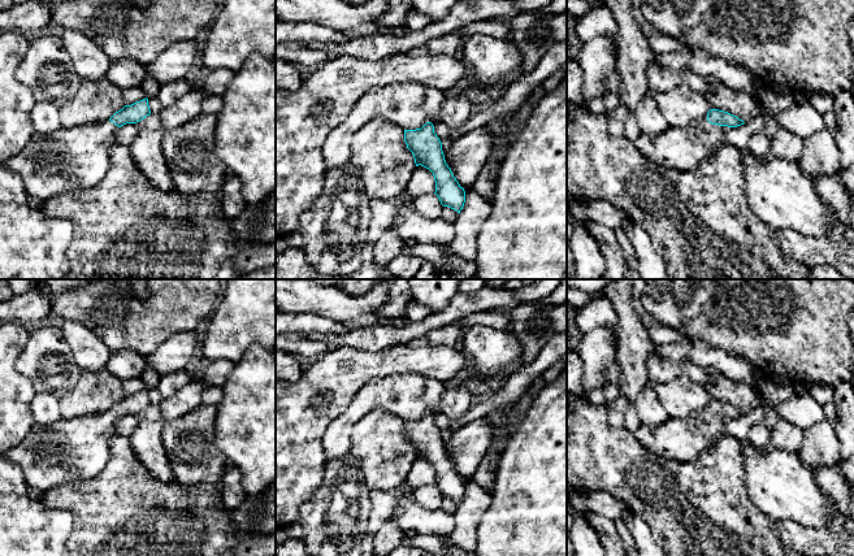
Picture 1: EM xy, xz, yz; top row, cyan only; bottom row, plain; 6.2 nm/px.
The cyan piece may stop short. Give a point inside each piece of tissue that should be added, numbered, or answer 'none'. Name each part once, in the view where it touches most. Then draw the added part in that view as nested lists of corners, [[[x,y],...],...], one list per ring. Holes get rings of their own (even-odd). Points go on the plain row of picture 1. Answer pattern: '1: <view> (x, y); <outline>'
1: yz (677, 439); [[[707,405],[686,418],[668,418],[659,426],[641,425],[634,436],[650,453],[677,462],[697,460],[724,436],[728,417],[712,416]]]

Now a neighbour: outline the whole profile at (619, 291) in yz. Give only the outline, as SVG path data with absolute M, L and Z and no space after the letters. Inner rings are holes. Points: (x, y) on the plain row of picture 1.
M614 279L604 288L604 296L616 309L619 318L619 351L616 361L623 370L625 382L621 394L629 401L624 427L632 433L641 426L634 408L634 400L650 378L646 369L646 360L655 347L636 310L630 307L634 281Z

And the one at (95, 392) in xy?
M107 368L82 372L73 388L60 396L60 417L90 417L109 412L123 398L122 381Z

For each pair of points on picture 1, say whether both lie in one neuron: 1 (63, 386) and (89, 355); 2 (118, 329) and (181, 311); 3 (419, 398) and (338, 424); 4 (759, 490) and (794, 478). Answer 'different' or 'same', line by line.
1: different
2: same
3: same
4: same

